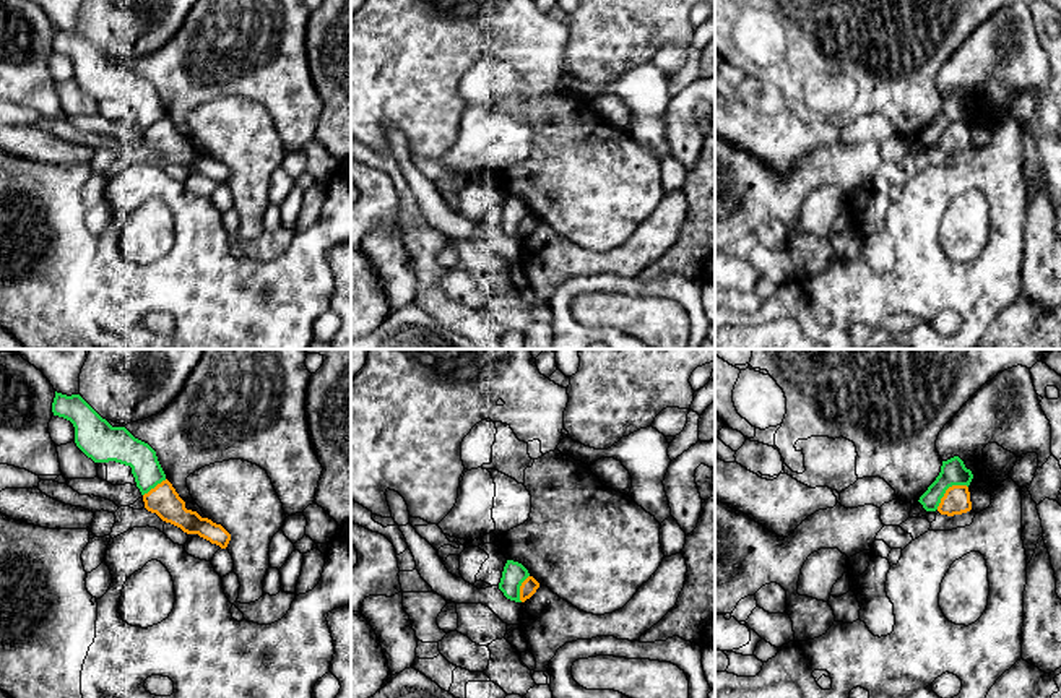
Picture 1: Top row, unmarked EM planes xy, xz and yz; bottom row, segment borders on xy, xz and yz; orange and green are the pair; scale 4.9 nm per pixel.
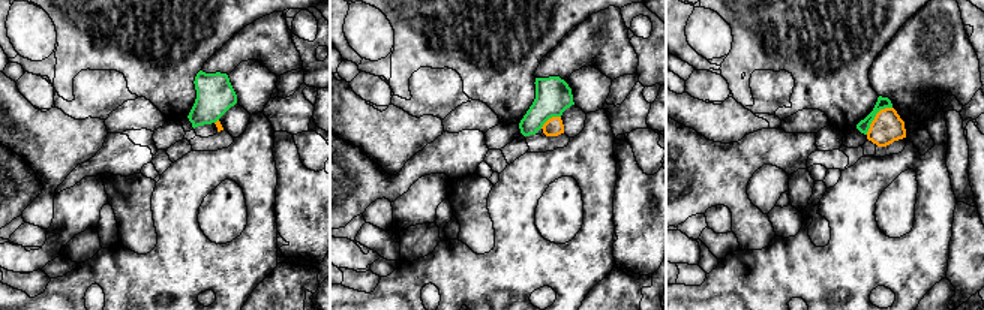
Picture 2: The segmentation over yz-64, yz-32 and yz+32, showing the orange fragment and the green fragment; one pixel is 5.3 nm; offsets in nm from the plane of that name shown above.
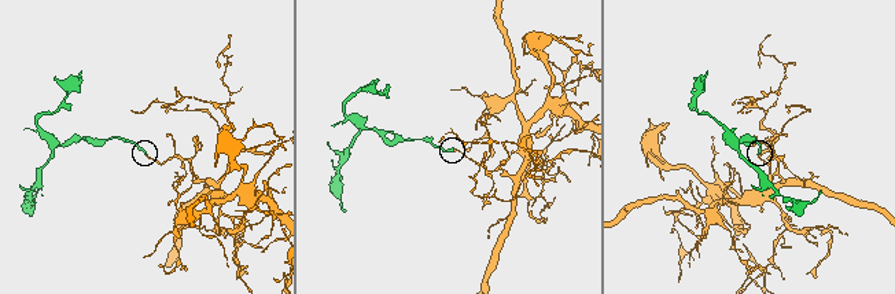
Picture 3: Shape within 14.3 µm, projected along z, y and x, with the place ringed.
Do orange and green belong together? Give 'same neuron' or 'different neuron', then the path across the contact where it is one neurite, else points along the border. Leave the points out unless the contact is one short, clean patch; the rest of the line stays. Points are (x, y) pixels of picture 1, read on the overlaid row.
different neuron; border along yz (967, 486), (951, 486), (936, 508)

